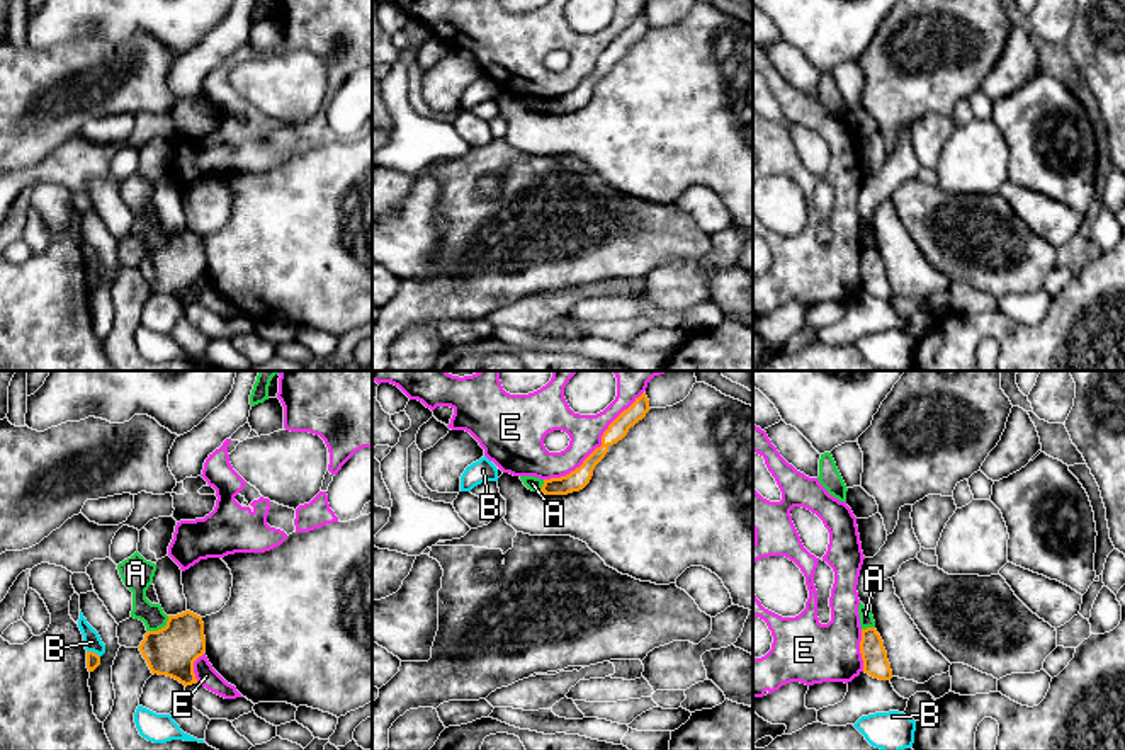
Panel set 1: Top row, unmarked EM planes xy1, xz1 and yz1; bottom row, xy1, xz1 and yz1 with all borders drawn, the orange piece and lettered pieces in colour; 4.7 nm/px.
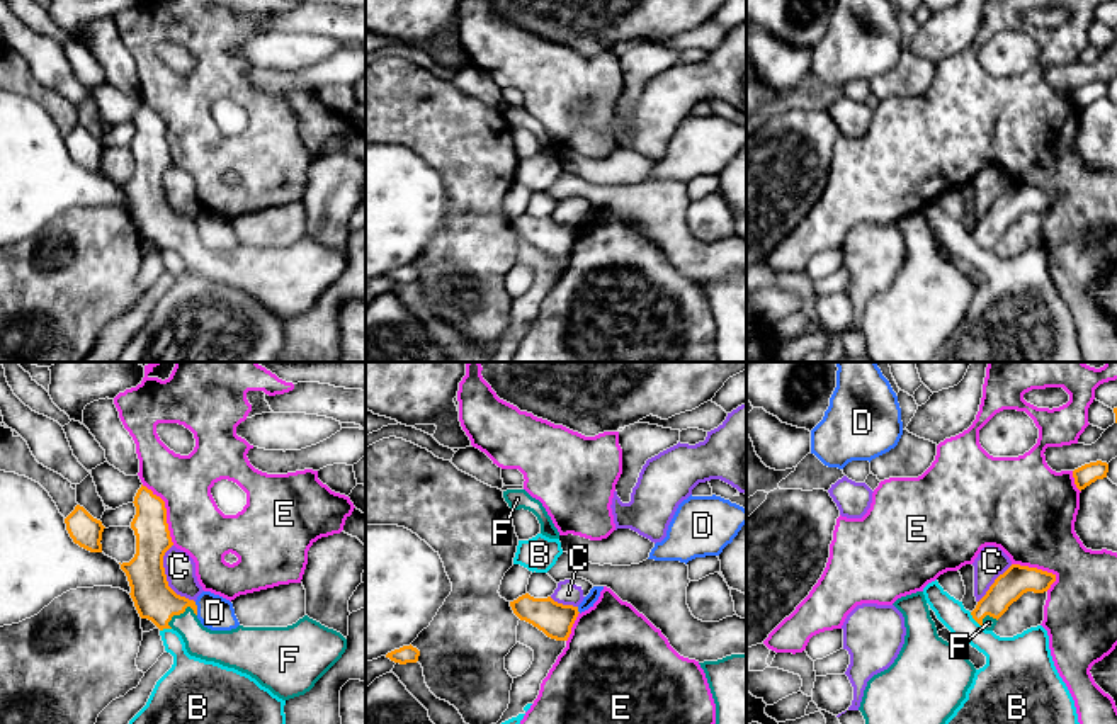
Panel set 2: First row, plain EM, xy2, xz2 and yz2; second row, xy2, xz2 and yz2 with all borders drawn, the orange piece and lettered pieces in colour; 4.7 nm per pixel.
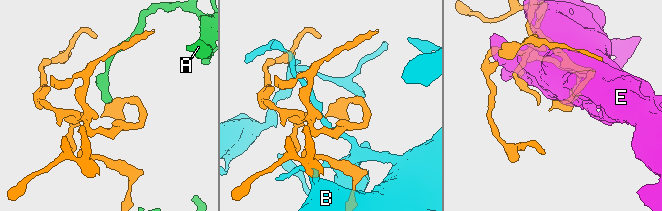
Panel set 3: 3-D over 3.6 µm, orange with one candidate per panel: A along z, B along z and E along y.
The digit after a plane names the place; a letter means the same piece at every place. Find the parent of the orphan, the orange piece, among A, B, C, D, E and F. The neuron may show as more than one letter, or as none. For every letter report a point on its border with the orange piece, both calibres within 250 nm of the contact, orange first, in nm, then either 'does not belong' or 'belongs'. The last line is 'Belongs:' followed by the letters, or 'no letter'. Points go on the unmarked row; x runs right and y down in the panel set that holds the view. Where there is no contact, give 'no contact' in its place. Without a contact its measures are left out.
A: xy1 (162, 247) | 240/110 nm | does not belong
B: yz2 (975, 238) | 140/220 nm | does not belong
C: xy2 (165, 197) | 190/140 nm | does not belong
D: xy2 (196, 228) | 190/160 nm | does not belong
E: xz1 (600, 65) | 100/160 nm | does not belong
F: xy2 (181, 231) | 190/160 nm | belongs
Belongs: F

